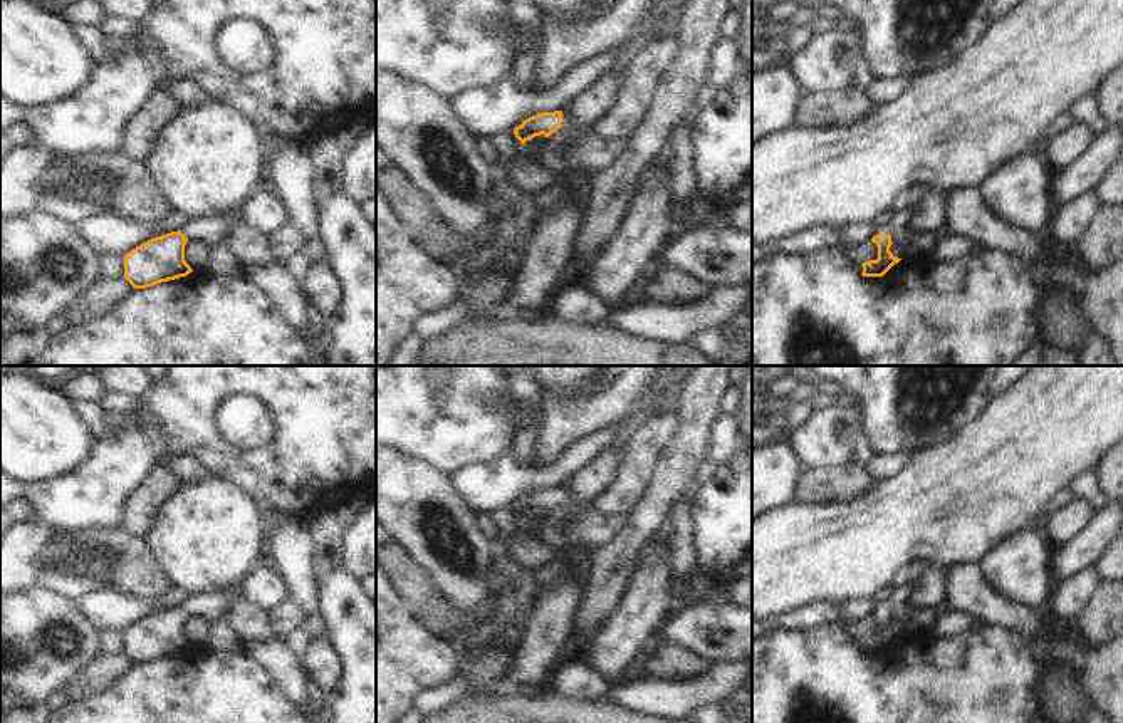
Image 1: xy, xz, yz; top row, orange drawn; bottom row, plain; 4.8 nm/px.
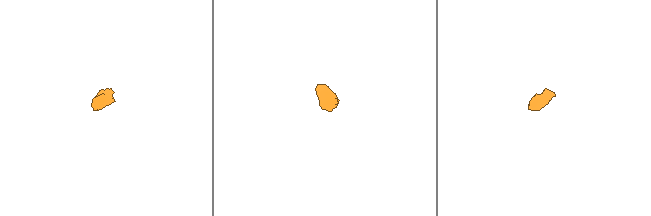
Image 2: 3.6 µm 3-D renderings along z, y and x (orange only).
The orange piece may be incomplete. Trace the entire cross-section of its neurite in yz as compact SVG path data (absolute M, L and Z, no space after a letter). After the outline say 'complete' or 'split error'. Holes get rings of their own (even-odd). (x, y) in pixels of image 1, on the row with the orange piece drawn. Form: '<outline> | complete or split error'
M886 220L876 223L871 242L878 247L878 258L863 263L863 277L883 277L901 260L890 252L890 247L893 245L891 231L893 230L886 225Z | split error

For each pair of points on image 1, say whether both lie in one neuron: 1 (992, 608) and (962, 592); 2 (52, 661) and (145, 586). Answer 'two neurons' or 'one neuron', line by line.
1: one neuron
2: two neurons

